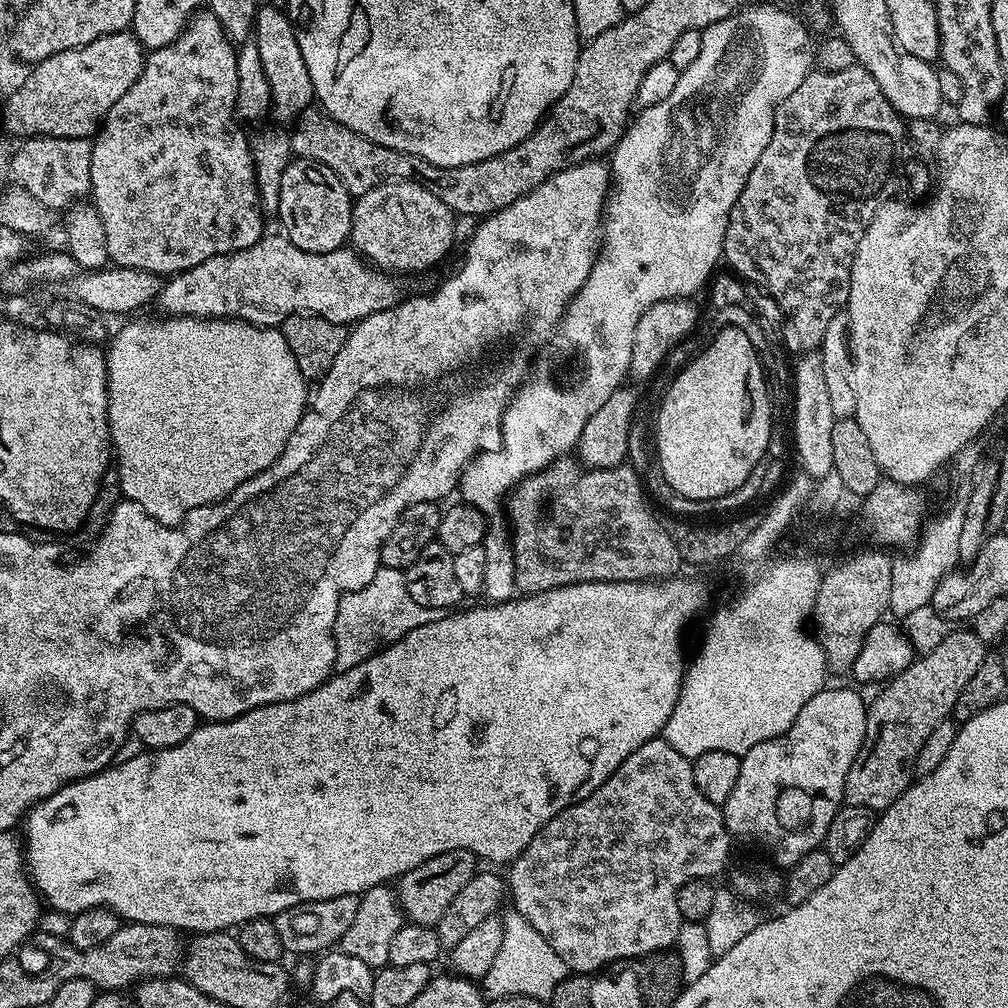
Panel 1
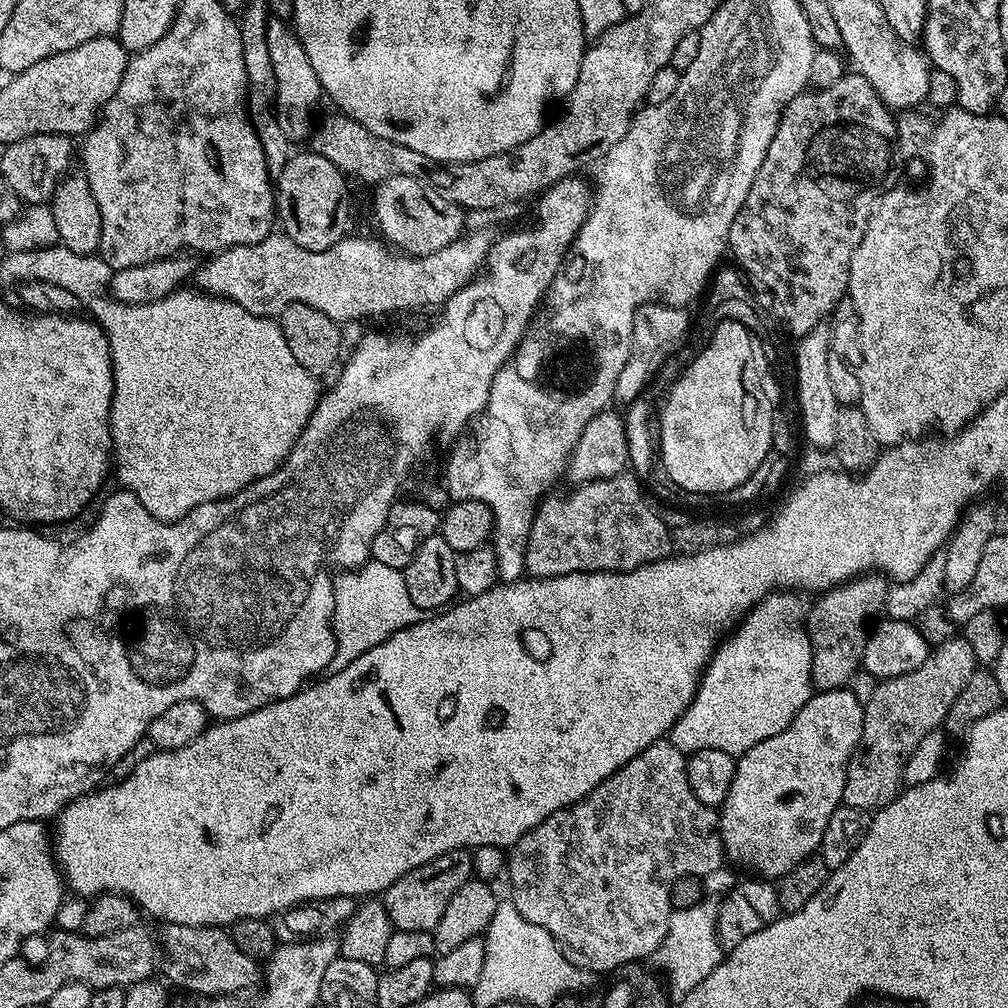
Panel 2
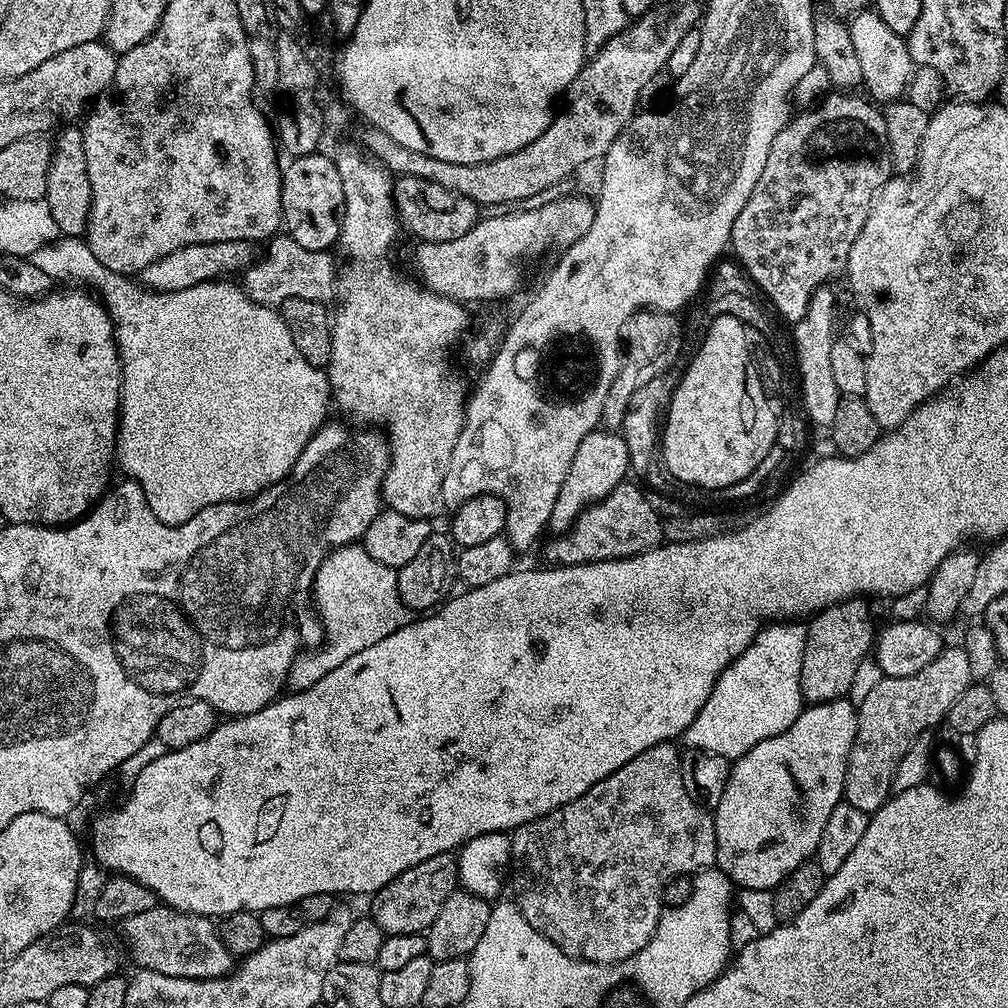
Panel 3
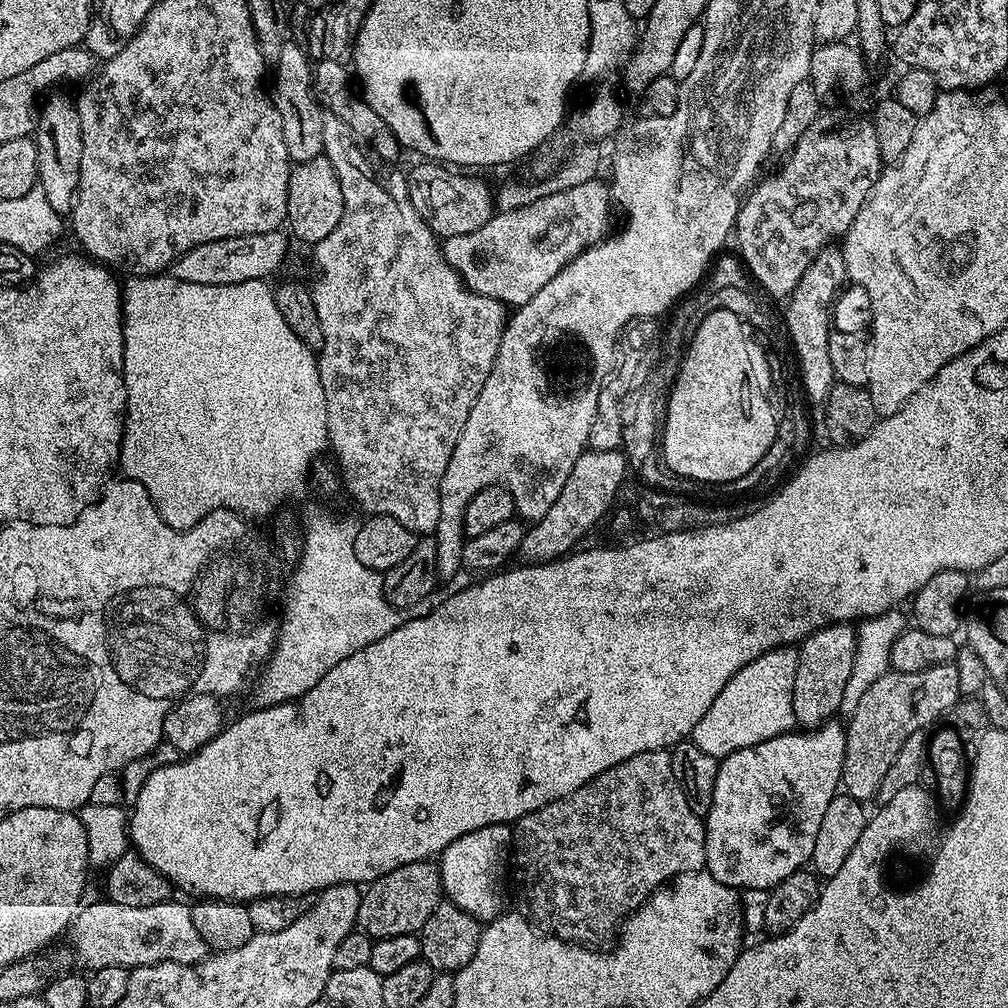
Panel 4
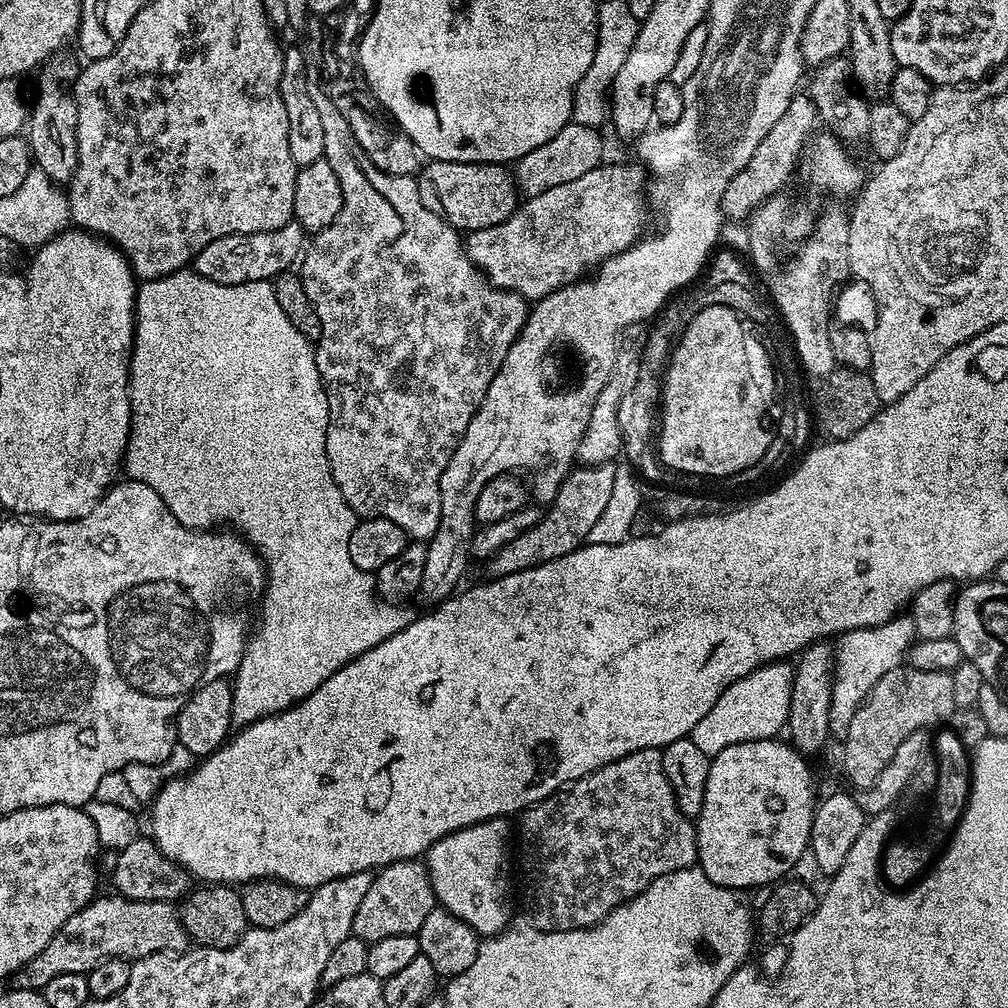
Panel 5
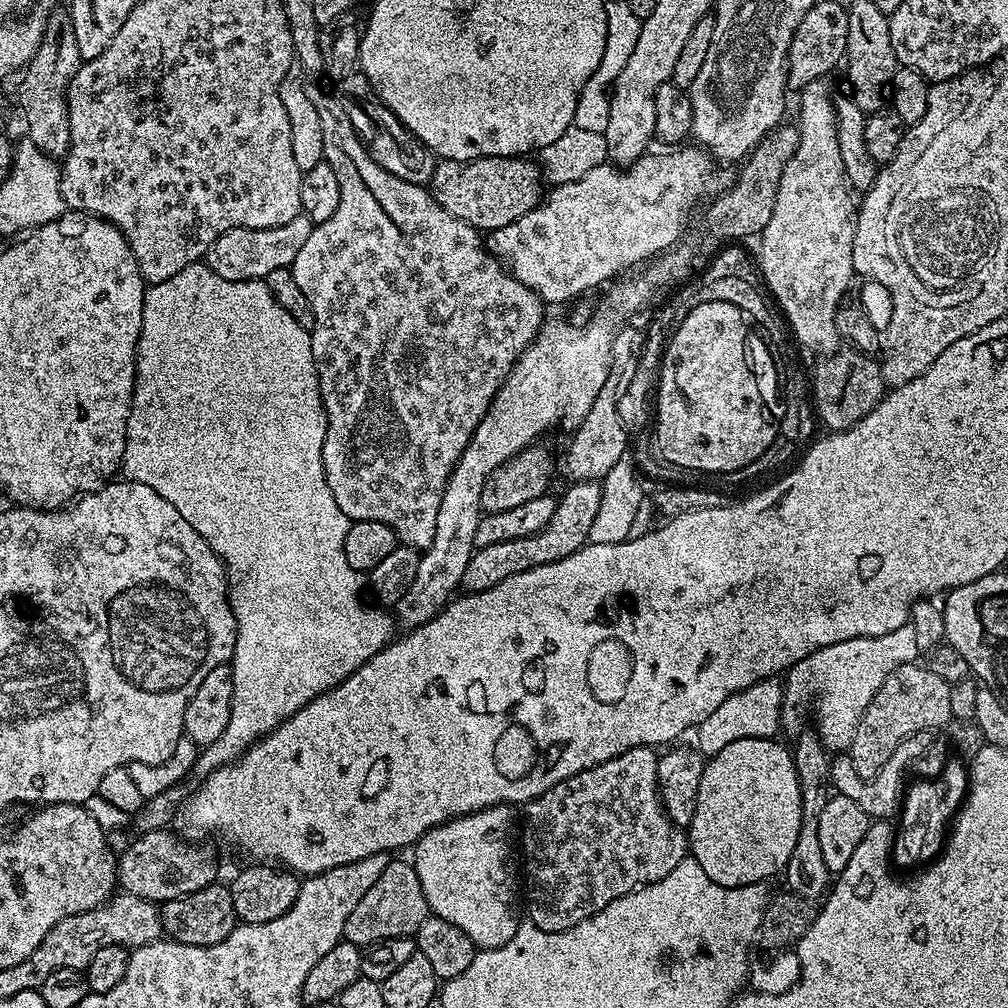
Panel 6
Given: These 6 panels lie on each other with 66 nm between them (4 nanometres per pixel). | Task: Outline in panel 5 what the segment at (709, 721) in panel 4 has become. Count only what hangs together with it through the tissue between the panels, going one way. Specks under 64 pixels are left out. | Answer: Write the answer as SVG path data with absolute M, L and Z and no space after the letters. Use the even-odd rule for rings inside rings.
M777 662L763 664L746 678L738 678L710 706L710 714L694 726L691 740L702 754L710 758L717 756L726 746L738 746L738 742L754 742L779 737L785 731L790 714L790 694L792 693L792 677L794 668L791 663Z

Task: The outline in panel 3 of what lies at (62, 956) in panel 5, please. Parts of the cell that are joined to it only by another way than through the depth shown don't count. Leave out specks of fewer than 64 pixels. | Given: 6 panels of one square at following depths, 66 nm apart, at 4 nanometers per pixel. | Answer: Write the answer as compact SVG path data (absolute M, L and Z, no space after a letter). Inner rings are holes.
M157 906L123 921L122 928L124 940L141 969L174 978L209 980L227 976L234 967L233 954L224 945L217 925L209 917Z

